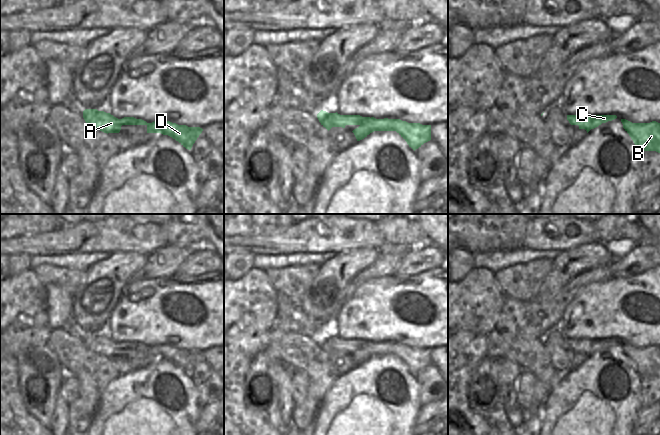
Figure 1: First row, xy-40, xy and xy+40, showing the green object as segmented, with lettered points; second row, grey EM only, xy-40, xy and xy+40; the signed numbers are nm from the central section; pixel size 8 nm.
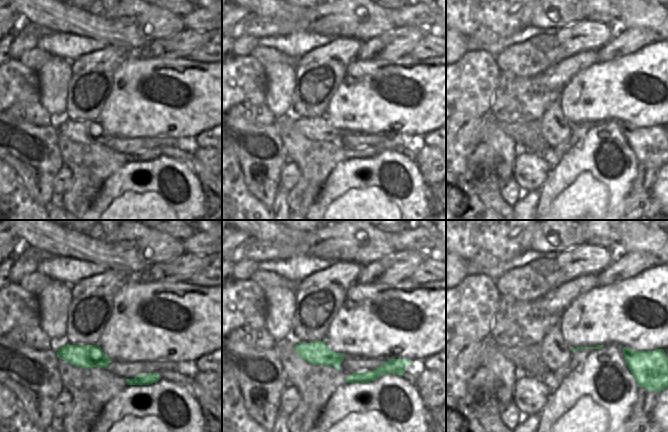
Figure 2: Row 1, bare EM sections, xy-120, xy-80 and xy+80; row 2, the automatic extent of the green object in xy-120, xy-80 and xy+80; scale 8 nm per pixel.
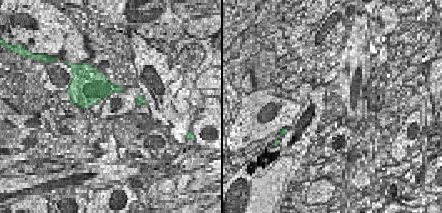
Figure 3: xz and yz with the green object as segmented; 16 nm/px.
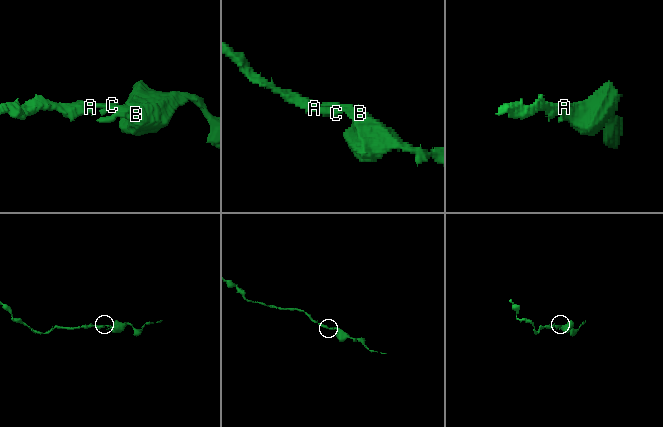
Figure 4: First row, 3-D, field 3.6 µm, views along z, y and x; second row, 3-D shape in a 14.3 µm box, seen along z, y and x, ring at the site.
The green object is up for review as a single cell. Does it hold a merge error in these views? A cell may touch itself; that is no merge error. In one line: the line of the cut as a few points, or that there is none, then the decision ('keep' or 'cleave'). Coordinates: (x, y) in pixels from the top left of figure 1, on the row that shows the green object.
cut none; keep

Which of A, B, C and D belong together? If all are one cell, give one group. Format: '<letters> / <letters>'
A B C D

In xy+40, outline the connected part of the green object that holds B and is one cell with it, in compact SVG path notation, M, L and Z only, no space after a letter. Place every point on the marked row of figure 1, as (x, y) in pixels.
M621 119L623 128L633 140L637 149L644 151L656 151L660 153L660 123L632 123Z

